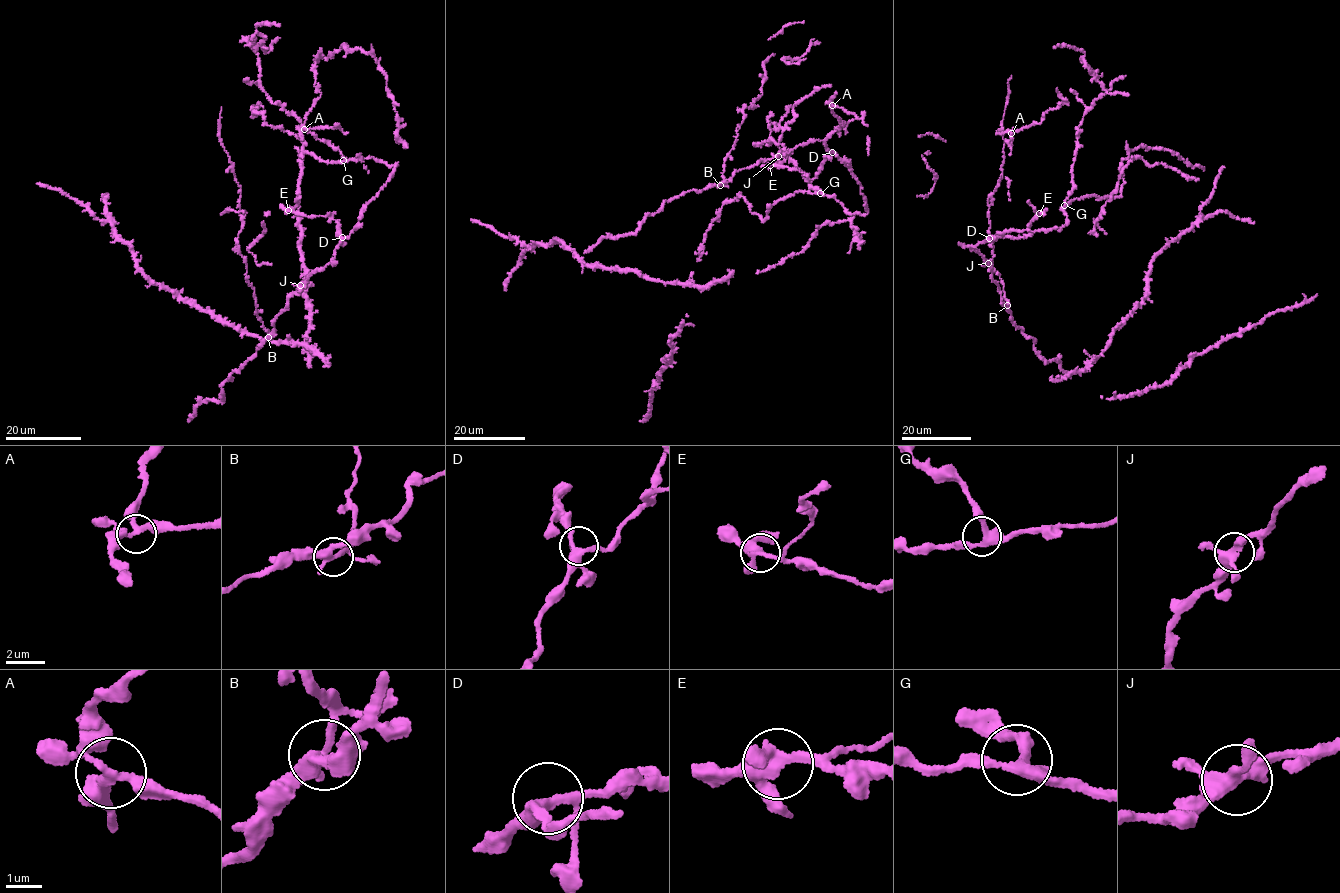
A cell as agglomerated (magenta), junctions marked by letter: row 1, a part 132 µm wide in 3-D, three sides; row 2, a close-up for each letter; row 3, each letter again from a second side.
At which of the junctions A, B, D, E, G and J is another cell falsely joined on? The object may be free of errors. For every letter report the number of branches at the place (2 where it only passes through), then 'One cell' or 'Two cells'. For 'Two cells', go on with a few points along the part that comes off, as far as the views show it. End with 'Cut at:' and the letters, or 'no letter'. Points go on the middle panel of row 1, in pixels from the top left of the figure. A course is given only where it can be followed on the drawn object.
A: Branches: 4. One cell
B: Branches: 4. Two cells. Course of the part to remove: (719, 185), (745, 116), (743, 108), (751, 108), (762, 94), (763, 64), (774, 55)
D: Branches: 4. One cell
E: Branches: 4. One cell
G: Branches: 3. One cell
J: Branches: 4. One cell
Cut at: B

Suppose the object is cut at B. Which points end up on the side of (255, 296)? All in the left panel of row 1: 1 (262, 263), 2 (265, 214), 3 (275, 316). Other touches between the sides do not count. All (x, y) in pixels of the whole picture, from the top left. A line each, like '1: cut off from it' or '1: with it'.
1: cut off from it
2: cut off from it
3: cut off from it

